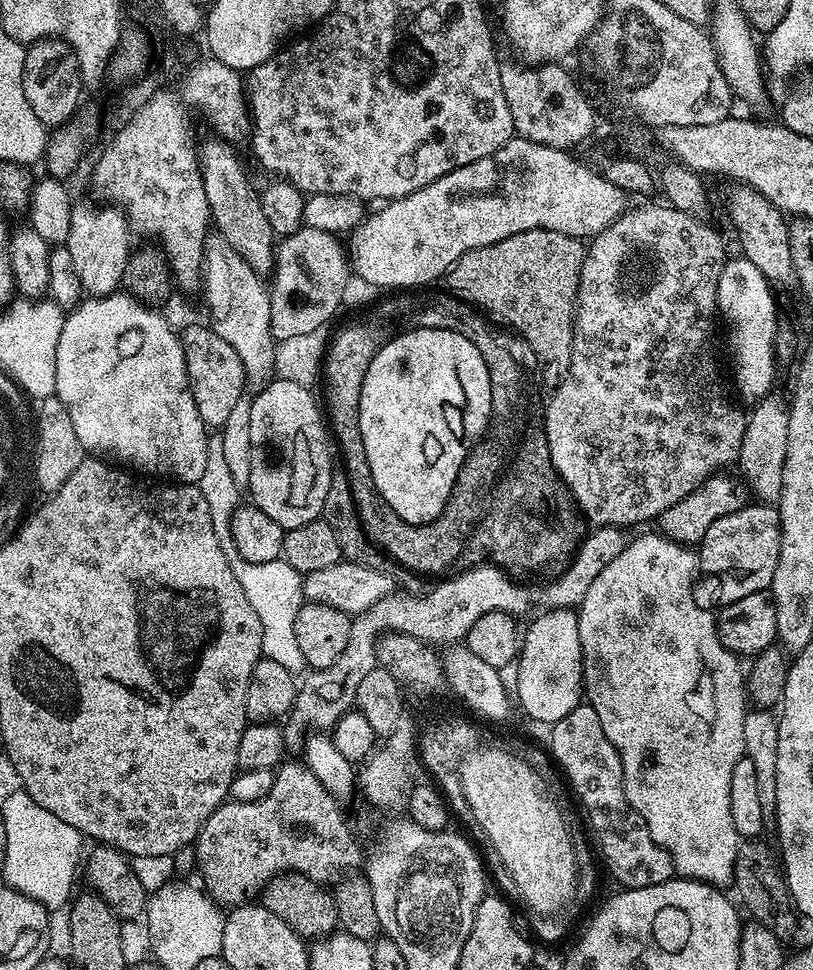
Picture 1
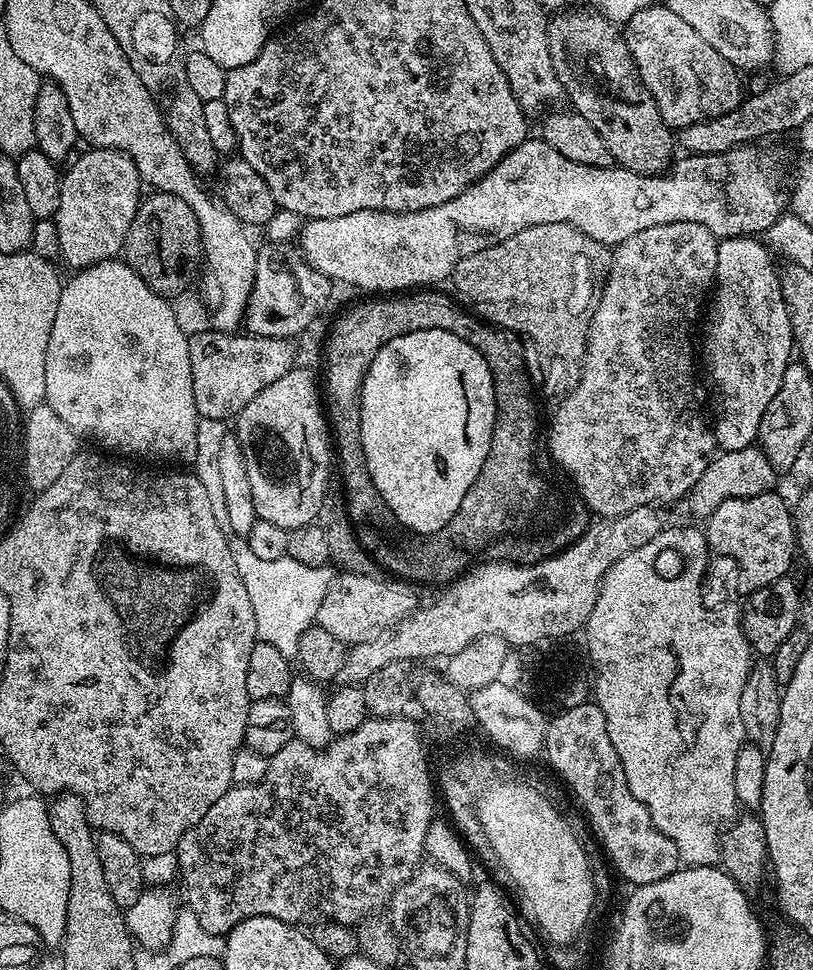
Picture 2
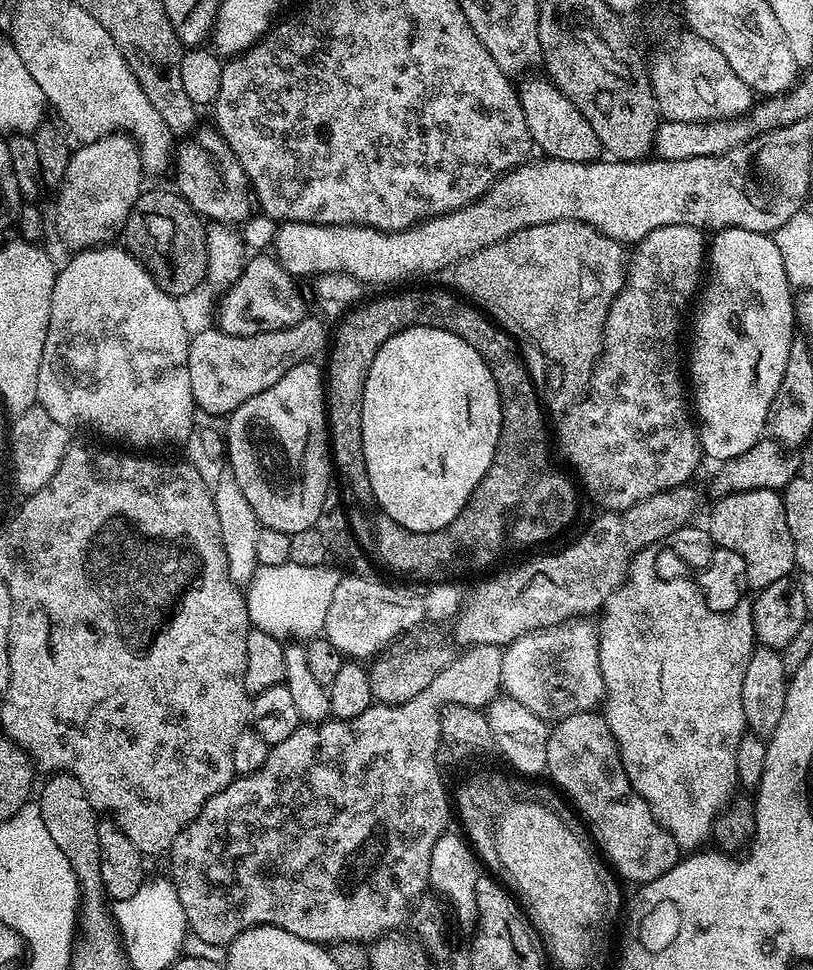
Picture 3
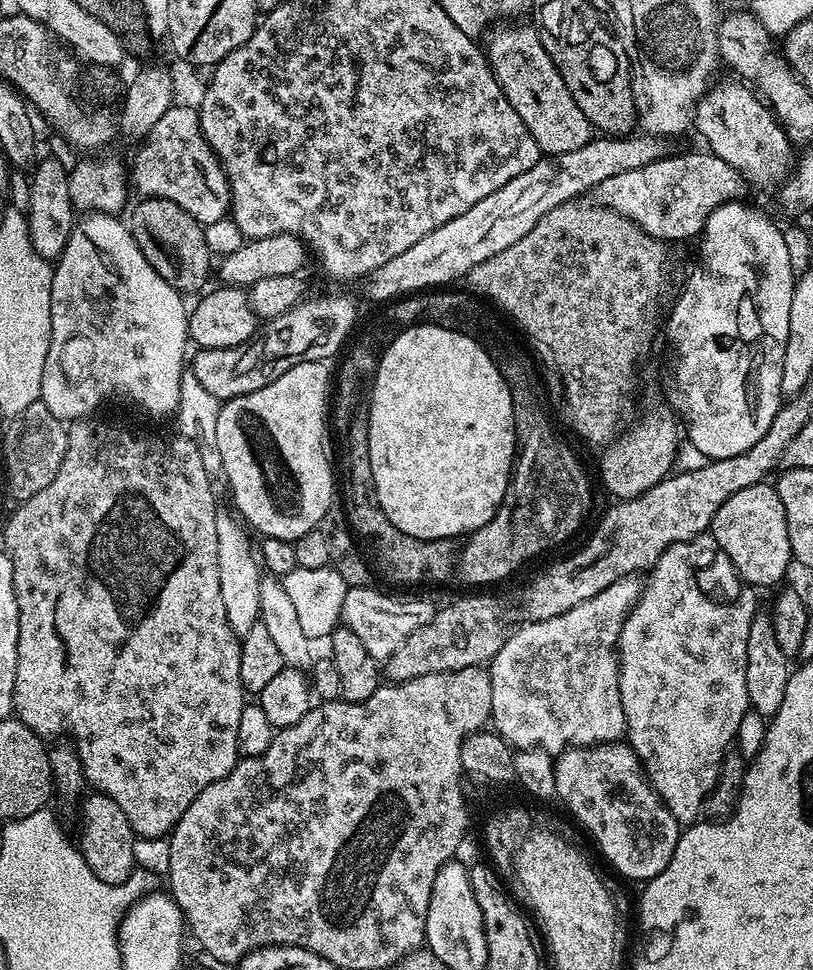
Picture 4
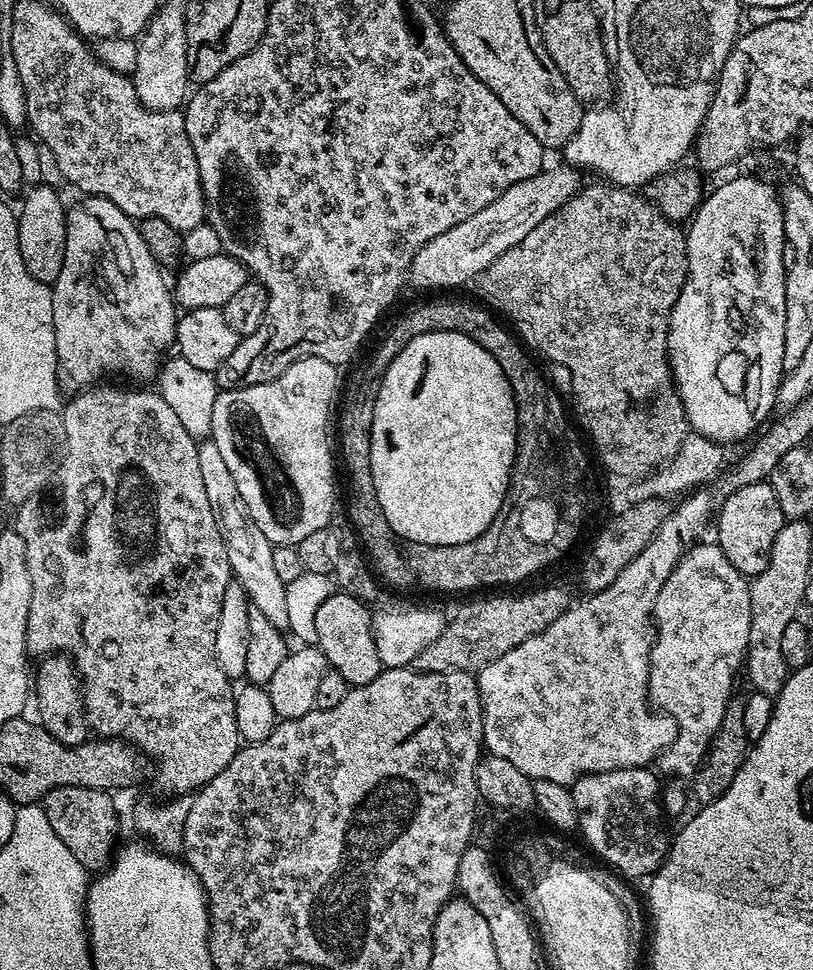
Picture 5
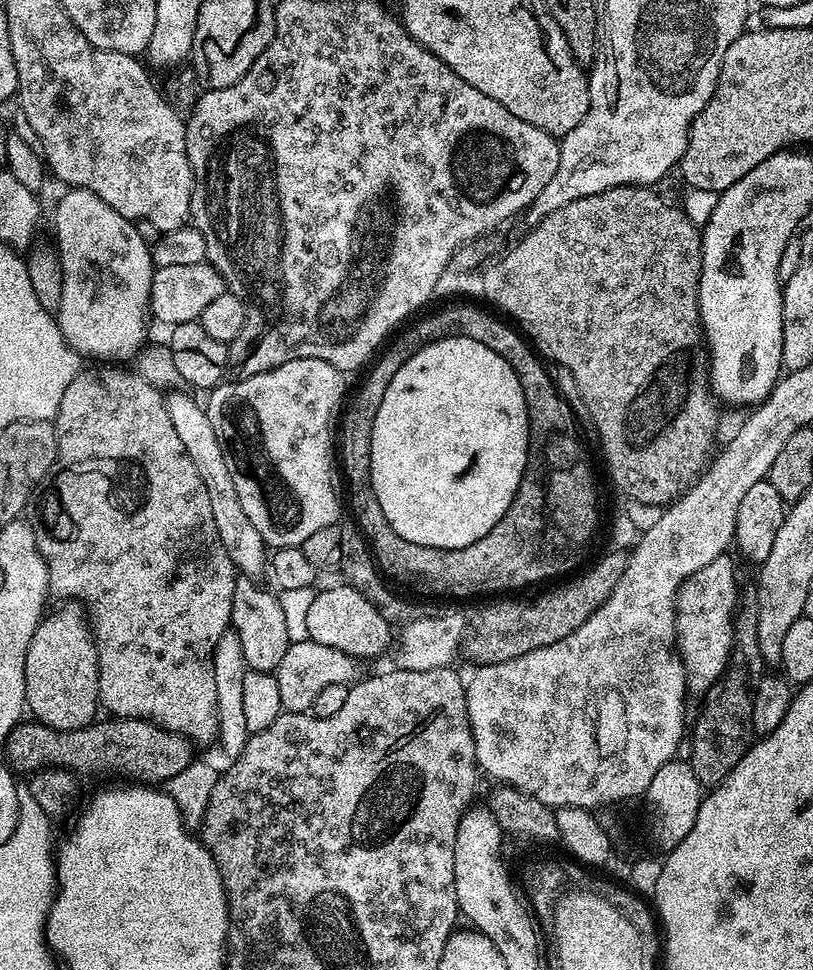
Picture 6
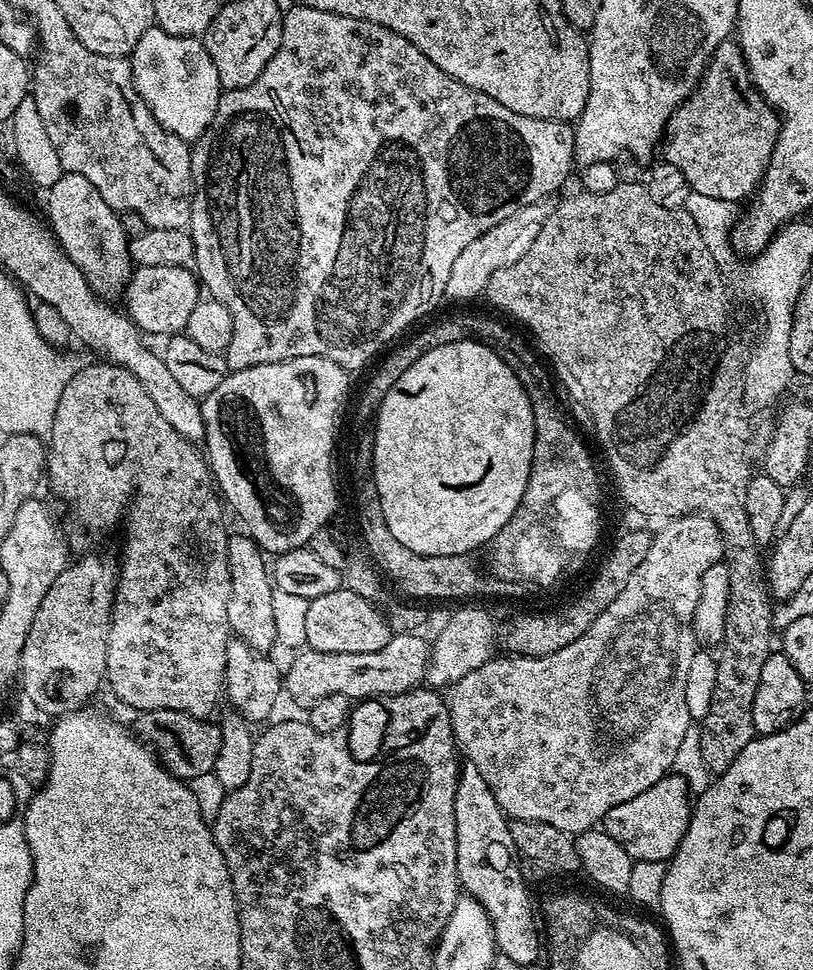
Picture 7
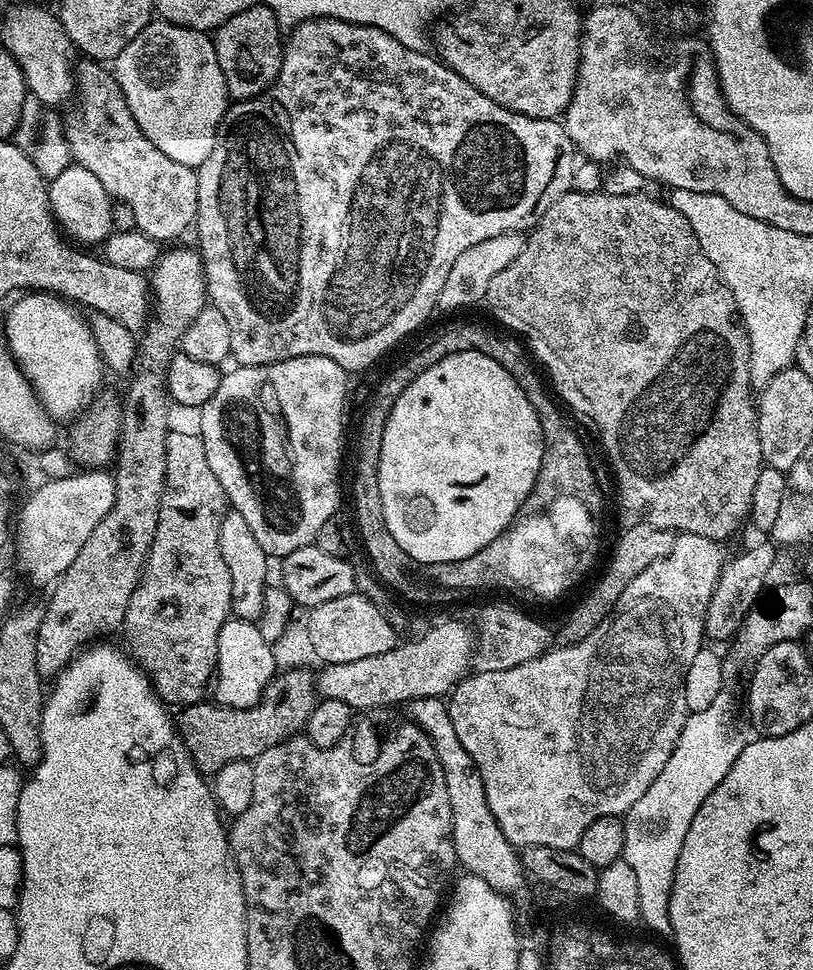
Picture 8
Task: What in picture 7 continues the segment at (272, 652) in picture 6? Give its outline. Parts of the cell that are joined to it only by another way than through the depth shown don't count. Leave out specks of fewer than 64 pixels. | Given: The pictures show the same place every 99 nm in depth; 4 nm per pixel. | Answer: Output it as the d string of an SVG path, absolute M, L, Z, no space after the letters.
M247 534L229 535L228 565L230 566L230 602L226 618L232 627L231 635L246 642L254 650L268 654L277 647L274 627L274 585L270 564L259 544Z

